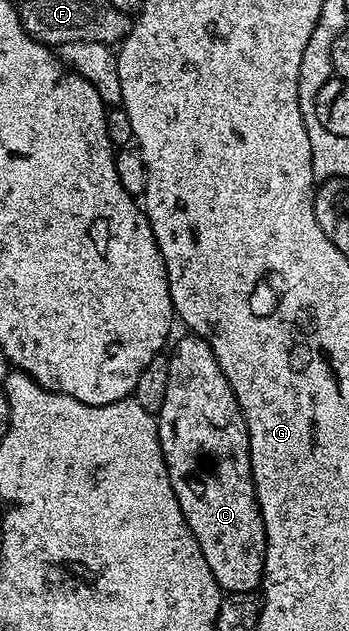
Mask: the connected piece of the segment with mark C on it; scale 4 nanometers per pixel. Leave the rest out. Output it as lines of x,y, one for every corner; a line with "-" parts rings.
187,333
184,336
184,339
175,348
173,348
174,346
170,348
169,358
167,360
167,364
169,365
169,389
165,389
165,405
161,405
157,416
159,420
159,440
161,441
161,449
163,450
165,465
169,473
169,481
173,485
173,493
181,505
181,513
185,517
185,521
189,525
193,537
197,537
197,545
201,545
201,553
205,553
205,561
209,561
209,569
213,573
217,585
224,593
228,591
236,591
237,593
259,591
263,582
263,566
265,565
265,553
267,552
267,534
265,533
265,525
263,524
261,509
259,508
257,493
255,492
253,477
251,476
251,446
249,445
247,422
237,405
237,397
233,393
233,389
229,385
225,373
221,373
221,365
217,365
217,357
213,357
211,346
205,340
199,338
198,335

